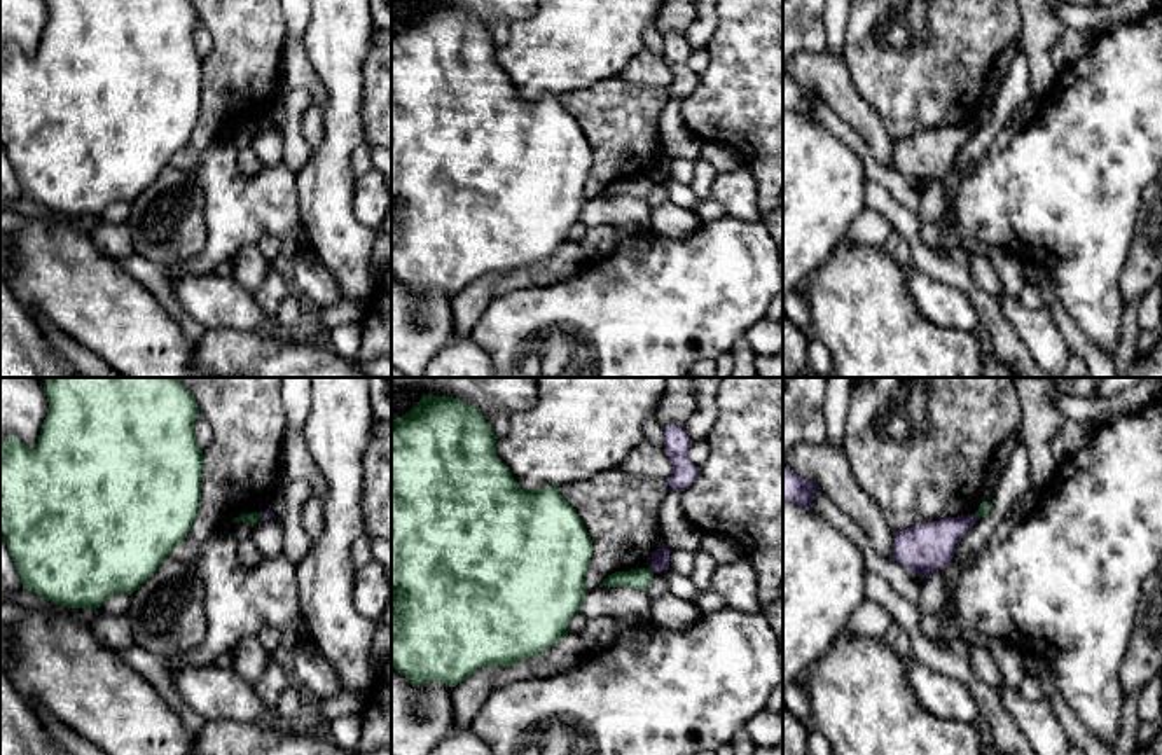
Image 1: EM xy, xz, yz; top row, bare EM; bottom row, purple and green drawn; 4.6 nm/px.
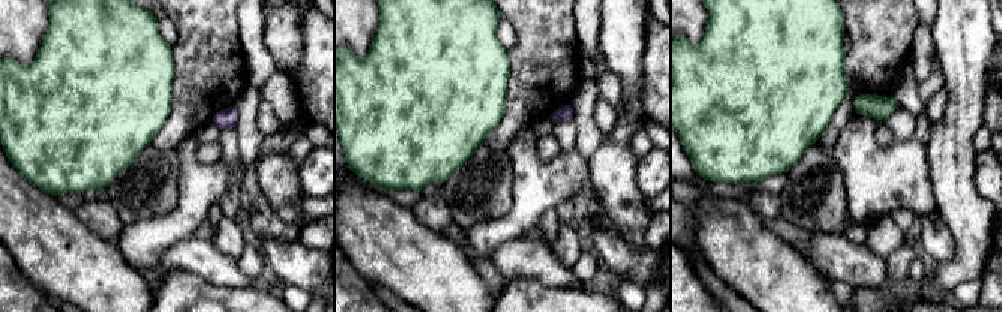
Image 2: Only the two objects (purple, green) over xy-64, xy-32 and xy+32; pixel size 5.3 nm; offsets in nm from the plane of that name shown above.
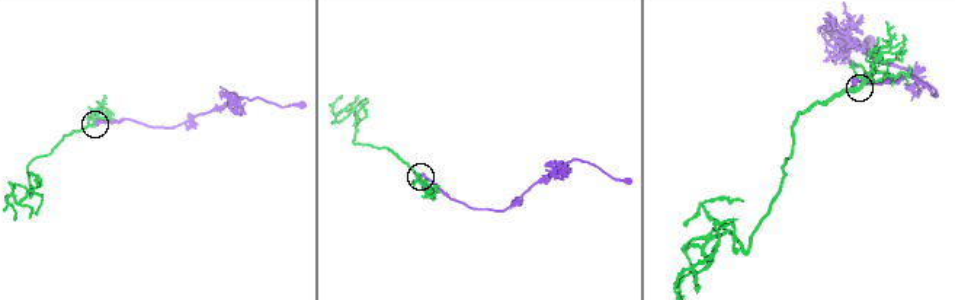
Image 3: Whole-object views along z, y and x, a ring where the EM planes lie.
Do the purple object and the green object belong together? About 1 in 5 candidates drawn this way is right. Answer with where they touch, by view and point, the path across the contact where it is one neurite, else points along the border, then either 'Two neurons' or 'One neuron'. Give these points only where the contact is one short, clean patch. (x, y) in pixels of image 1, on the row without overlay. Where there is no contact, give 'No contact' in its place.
Touches purple at xz (652, 177). Boundary: xz (649, 177), (654, 179). Two neurons

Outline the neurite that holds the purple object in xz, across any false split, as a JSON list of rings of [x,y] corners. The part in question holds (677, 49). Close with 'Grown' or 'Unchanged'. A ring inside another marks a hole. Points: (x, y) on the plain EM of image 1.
[[[664,35],[664,59],[673,73],[673,80],[667,86],[669,100],[685,100],[697,86],[699,75],[687,65],[690,54],[692,49],[685,35]]]. Unchanged

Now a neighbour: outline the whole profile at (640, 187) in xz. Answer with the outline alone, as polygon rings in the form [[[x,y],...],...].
[[[641,177],[631,180],[615,180],[608,184],[601,194],[608,194],[608,196],[627,194],[647,199],[652,189],[654,189],[654,178]]]

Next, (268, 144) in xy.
[[[278,126],[259,129],[253,135],[252,147],[262,166],[276,166],[283,159],[283,140]]]

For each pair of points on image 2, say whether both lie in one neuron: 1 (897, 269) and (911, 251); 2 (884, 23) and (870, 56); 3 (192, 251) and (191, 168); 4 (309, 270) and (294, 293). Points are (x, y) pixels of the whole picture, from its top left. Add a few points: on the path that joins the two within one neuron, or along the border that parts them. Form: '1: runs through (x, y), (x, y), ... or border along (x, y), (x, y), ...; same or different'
1: runs through (899, 264), (906, 255); same
2: runs through (881, 30), (881, 45), (878, 48); same
3: border along (192, 236), (171, 245), (162, 257); different
4: border along (285, 284), (293, 284), (312, 294); different

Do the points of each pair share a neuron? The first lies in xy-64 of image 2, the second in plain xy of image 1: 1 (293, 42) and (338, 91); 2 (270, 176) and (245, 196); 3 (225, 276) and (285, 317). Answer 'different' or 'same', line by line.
1: same
2: different
3: different

